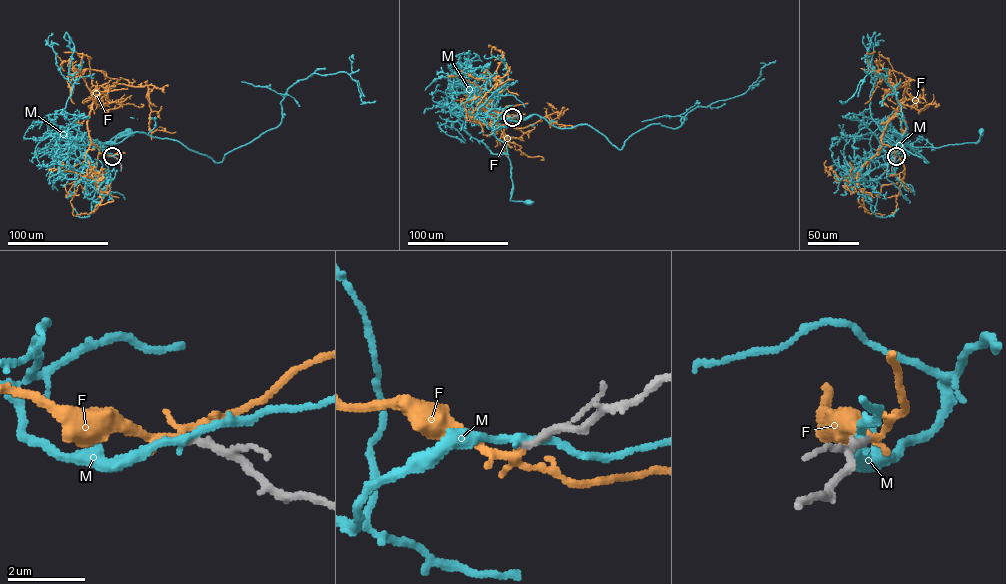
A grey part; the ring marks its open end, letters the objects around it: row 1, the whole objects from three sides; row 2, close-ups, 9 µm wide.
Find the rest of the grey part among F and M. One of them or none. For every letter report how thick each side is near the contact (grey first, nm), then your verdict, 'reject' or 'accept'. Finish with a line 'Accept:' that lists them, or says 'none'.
F: 200 nm thick on the grey side, 170 nm on the other; accept
M: 220 nm thick on the grey side, 190 nm on the other; reject
Accept: F

